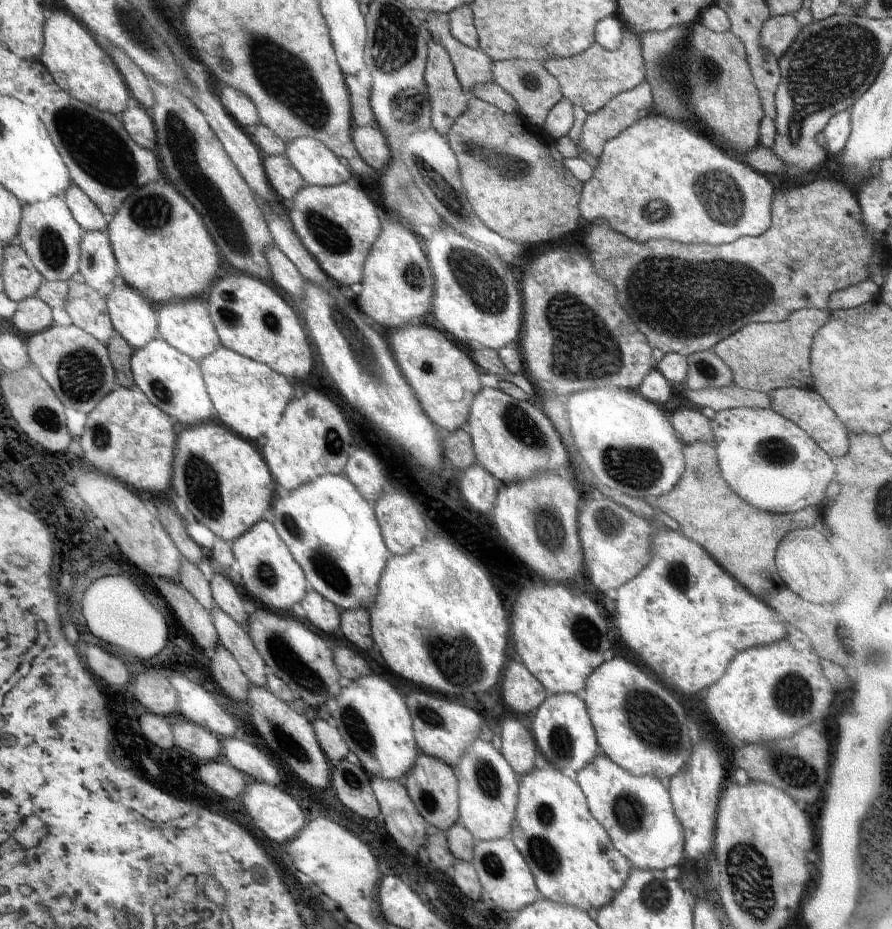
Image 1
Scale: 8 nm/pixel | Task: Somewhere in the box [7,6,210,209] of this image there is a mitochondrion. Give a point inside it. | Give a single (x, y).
(90, 141)

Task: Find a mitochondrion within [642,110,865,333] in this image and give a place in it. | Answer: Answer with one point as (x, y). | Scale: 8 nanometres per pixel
(722, 201)

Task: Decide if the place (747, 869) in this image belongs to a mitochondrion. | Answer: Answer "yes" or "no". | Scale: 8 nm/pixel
yes

